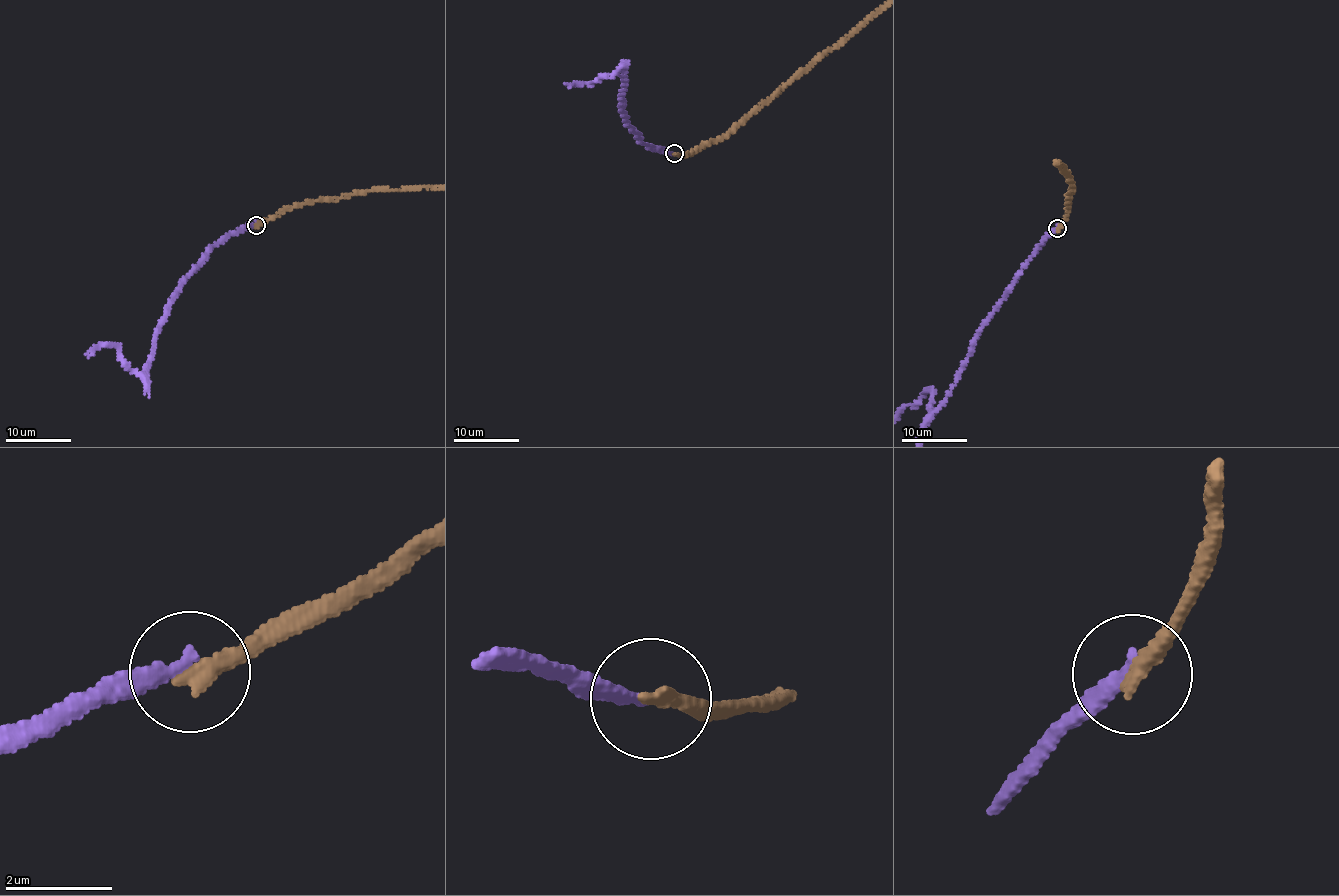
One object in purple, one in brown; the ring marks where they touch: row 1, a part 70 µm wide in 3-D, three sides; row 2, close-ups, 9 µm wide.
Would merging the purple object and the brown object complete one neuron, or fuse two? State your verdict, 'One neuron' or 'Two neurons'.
Two neurons

